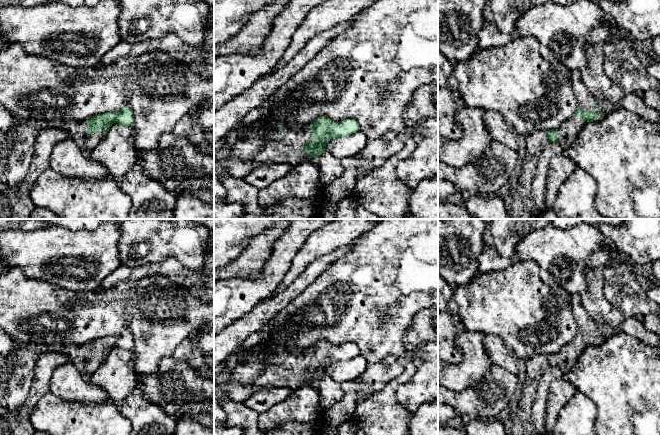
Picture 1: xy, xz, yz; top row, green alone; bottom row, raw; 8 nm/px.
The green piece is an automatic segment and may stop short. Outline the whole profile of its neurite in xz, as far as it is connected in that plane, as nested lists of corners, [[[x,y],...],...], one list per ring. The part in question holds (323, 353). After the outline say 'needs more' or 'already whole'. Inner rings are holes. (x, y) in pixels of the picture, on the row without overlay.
[[[319,341],[305,352],[267,351],[254,346],[239,353],[237,359],[243,362],[248,357],[264,355],[266,368],[259,381],[252,384],[232,381],[231,368],[222,366],[218,370],[215,388],[226,398],[237,402],[244,402],[253,393],[268,389],[270,384],[295,390],[307,381],[319,381],[330,363],[348,360],[359,354],[360,350],[354,343],[336,346],[328,341]]]; needs more

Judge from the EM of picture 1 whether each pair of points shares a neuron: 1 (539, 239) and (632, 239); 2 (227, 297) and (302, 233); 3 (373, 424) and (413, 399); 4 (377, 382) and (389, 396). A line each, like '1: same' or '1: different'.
1: different
2: same
3: different
4: different

